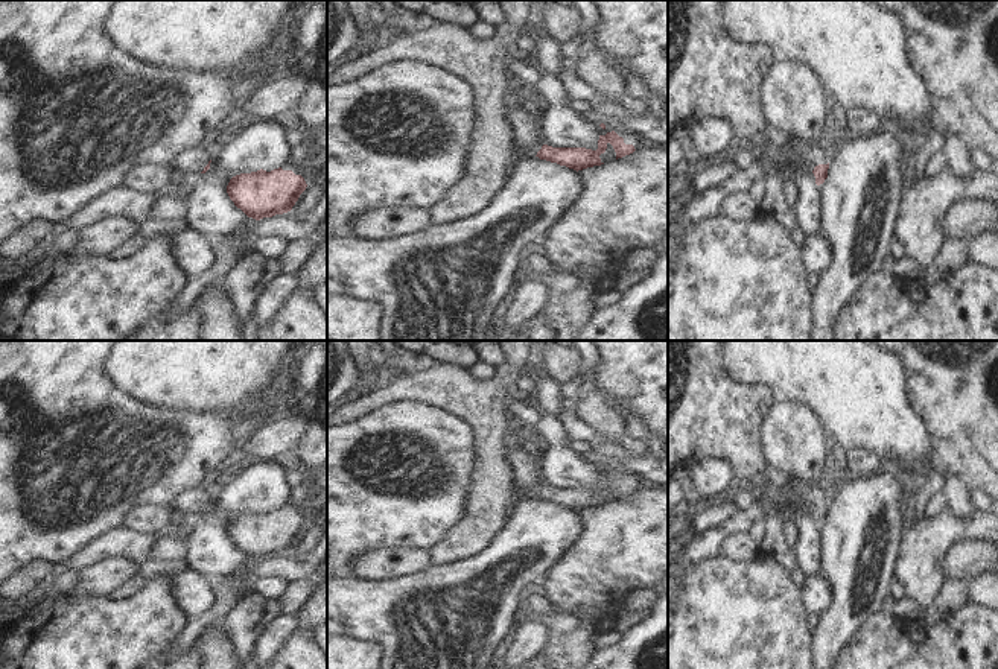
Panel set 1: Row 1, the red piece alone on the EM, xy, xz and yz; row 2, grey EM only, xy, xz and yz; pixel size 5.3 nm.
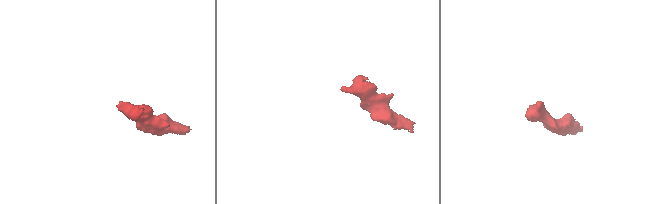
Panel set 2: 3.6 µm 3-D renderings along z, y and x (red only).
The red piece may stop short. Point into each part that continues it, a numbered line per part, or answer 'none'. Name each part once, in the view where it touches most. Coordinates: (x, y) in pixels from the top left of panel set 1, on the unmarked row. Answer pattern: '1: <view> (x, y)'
1: yz (807, 497).

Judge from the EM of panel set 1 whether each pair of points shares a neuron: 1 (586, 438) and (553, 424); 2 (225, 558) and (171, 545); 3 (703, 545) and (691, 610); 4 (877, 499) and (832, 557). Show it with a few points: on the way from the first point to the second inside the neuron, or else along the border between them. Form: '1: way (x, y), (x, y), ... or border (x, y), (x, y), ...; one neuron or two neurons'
1: border (557, 418), (565, 434), (581, 447); two neurons
2: border (186, 539), (186, 554), (183, 557); two neurons
3: border (721, 552), (697, 560), (683, 569); two neurons
4: way (867, 513), (863, 526), (846, 543); one neuron

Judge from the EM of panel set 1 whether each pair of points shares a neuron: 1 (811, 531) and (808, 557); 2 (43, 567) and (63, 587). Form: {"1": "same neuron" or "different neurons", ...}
{"1": "same neuron", "2": "different neurons"}

